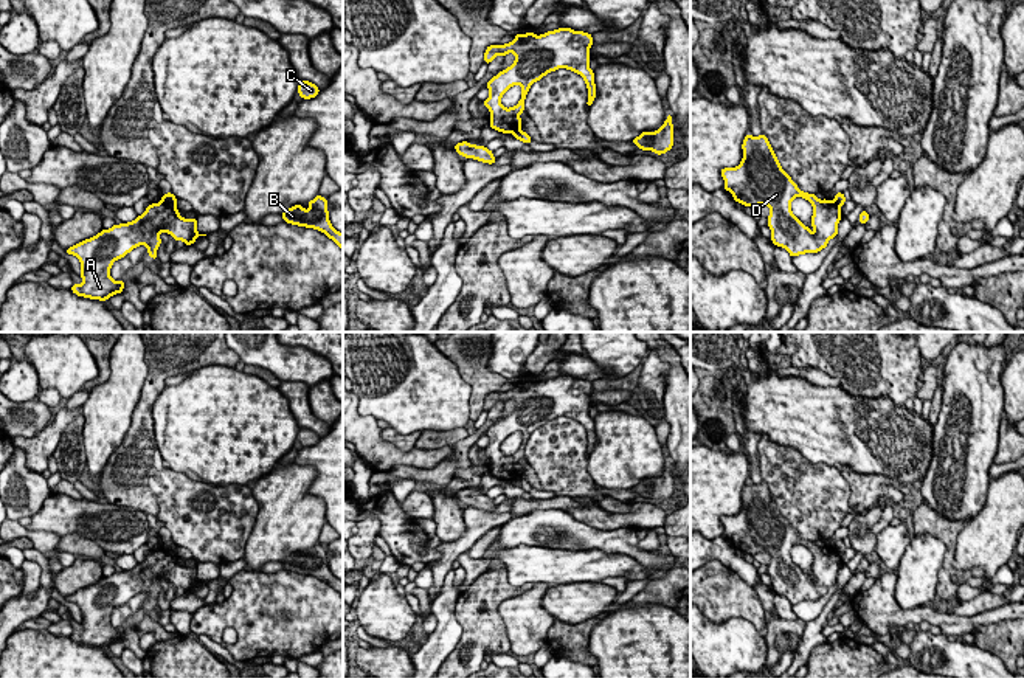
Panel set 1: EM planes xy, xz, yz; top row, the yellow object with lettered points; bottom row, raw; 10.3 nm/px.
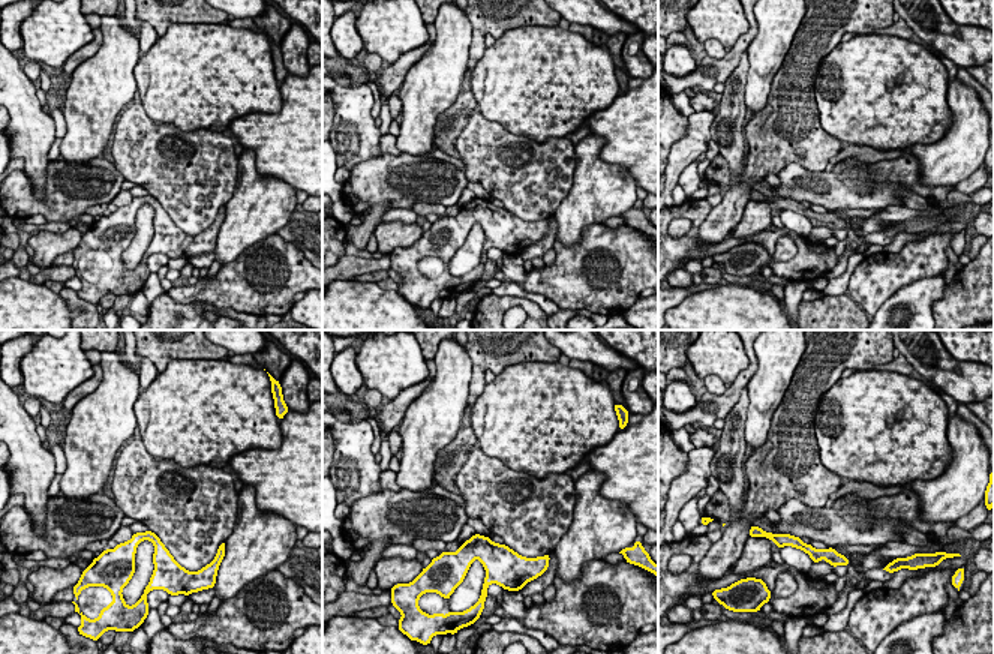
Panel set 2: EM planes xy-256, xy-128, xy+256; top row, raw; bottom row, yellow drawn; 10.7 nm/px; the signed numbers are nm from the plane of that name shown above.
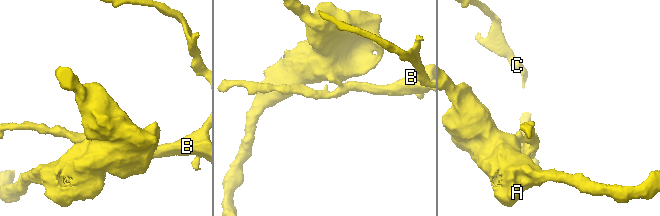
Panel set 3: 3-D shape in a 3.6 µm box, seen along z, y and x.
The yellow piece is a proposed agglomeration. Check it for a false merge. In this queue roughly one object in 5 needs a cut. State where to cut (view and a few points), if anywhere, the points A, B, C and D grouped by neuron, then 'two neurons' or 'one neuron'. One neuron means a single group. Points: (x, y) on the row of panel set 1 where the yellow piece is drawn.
xy (162, 199), (176, 210) | A D / B C | two neurons

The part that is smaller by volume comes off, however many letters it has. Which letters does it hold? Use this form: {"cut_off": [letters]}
{"cut_off": ["B", "C"]}

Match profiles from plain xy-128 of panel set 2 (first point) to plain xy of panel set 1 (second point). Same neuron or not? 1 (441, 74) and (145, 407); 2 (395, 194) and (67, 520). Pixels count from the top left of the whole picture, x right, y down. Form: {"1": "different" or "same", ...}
{"1": "different", "2": "same"}

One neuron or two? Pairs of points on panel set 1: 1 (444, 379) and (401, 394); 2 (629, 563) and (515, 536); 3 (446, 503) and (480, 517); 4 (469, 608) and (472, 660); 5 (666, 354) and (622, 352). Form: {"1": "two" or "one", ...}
{"1": "one", "2": "two", "3": "two", "4": "one", "5": "two"}

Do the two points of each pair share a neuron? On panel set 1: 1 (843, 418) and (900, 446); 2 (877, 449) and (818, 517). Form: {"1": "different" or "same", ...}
{"1": "same", "2": "different"}

